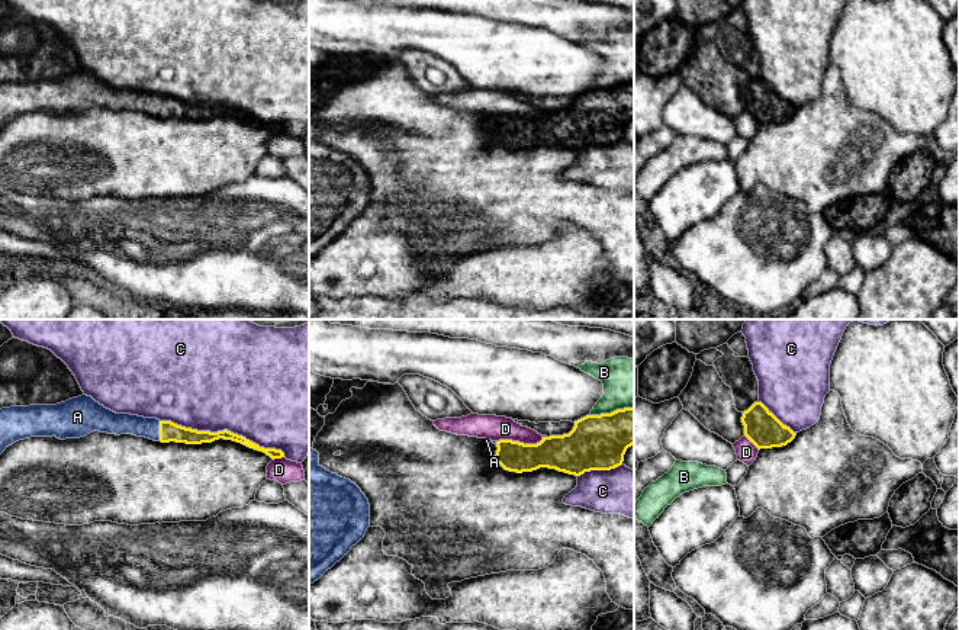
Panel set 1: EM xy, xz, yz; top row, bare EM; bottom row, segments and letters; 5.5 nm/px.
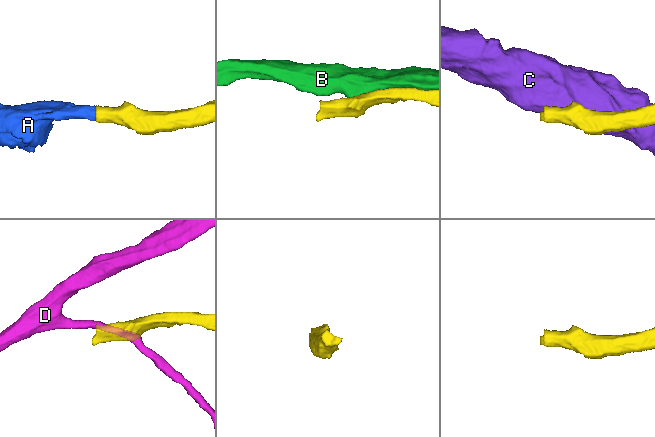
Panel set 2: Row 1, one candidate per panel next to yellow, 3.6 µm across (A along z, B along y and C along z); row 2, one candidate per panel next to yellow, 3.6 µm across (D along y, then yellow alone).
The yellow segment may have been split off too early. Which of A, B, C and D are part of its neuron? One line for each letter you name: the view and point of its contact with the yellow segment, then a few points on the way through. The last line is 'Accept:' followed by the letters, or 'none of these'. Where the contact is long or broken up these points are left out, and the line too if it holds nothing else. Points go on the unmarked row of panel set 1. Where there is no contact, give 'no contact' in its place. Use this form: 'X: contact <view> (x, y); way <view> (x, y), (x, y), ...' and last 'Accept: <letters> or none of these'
A: contact xy (160, 106); way xy (169, 106), (160, 106), (134, 99), (118, 99)
Accept: A

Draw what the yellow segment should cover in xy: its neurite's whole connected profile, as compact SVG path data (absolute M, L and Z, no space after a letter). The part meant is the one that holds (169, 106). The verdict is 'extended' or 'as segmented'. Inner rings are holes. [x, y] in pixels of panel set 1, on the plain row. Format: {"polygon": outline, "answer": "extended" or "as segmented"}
{"polygon": "M81 70L78 73L68 74L65 77L57 80L29 80L29 81L10 81L0 84L0 129L13 118L30 112L52 112L55 110L59 115L65 113L80 113L93 106L107 107L107 109L132 109L136 112L145 112L154 116L161 118L186 118L186 119L202 119L212 118L215 115L232 115L241 118L250 123L258 125L274 134L284 132L281 125L276 123L264 123L258 119L247 115L242 110L234 109L228 105L210 107L210 106L197 106L192 103L186 103L177 100L171 96L160 96L157 93L144 93L131 89L116 89L99 77L96 77L91 71Z", "answer": "extended"}

